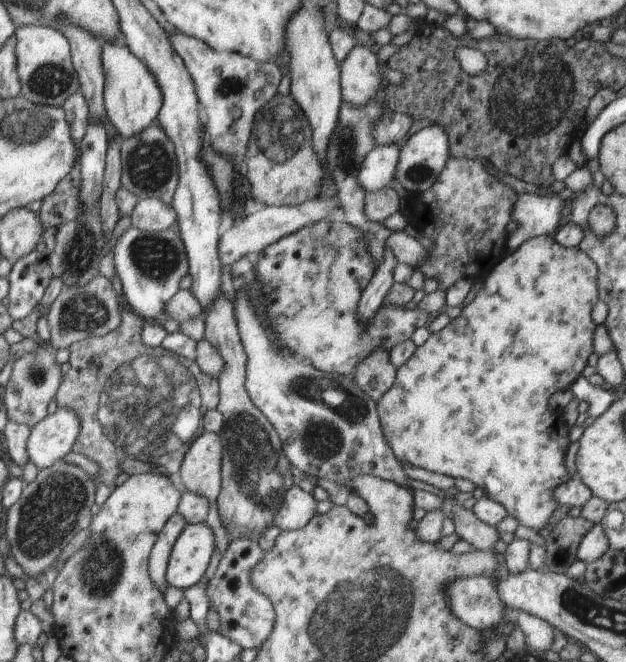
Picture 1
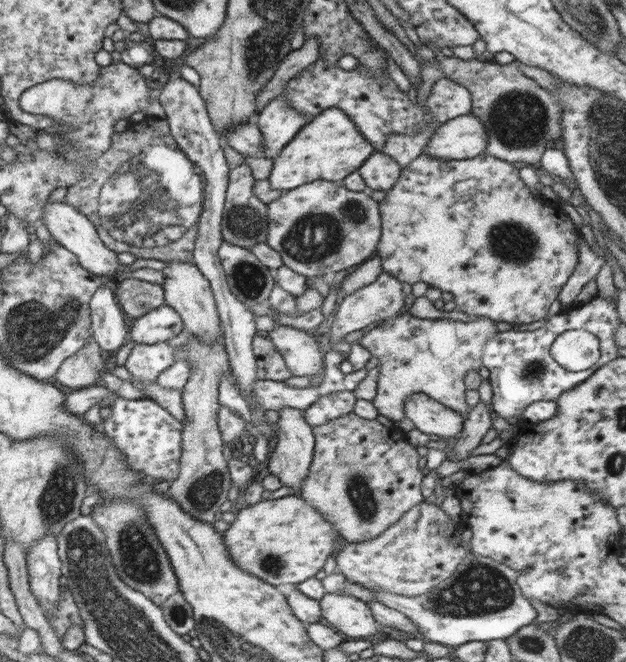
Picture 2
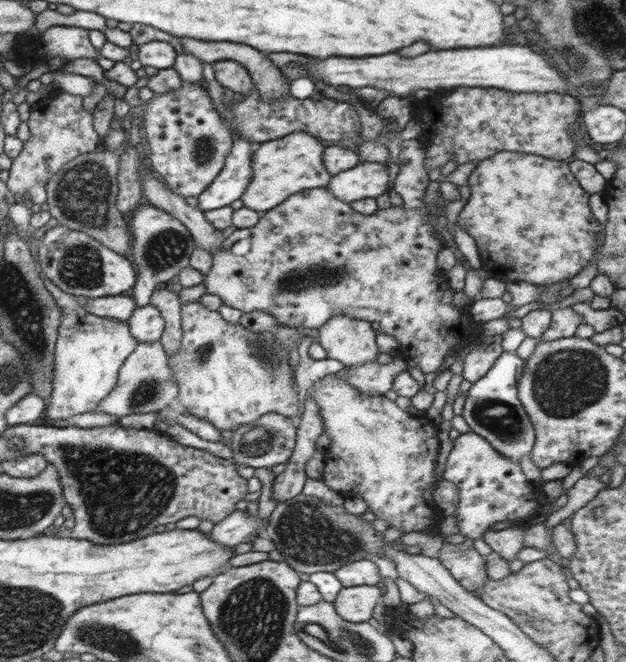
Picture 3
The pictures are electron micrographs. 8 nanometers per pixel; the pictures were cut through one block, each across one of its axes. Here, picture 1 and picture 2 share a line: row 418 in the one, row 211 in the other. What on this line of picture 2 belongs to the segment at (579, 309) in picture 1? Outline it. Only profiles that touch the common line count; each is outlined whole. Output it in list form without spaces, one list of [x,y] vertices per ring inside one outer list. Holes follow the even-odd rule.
[[[484,152],[478,158],[464,160],[444,160],[421,153],[405,169],[403,169],[398,182],[386,192],[384,200],[379,202],[381,216],[381,237],[374,255],[381,258],[383,271],[396,277],[401,283],[416,284],[425,282],[430,287],[439,287],[442,292],[450,292],[457,303],[457,309],[465,312],[470,318],[486,317],[495,322],[509,322],[514,324],[543,323],[548,317],[548,310],[552,302],[559,296],[561,288],[573,276],[579,261],[578,230],[570,217],[566,215],[563,206],[545,202],[536,198],[530,192],[530,187],[520,178],[519,169],[512,163],[500,160]]]

